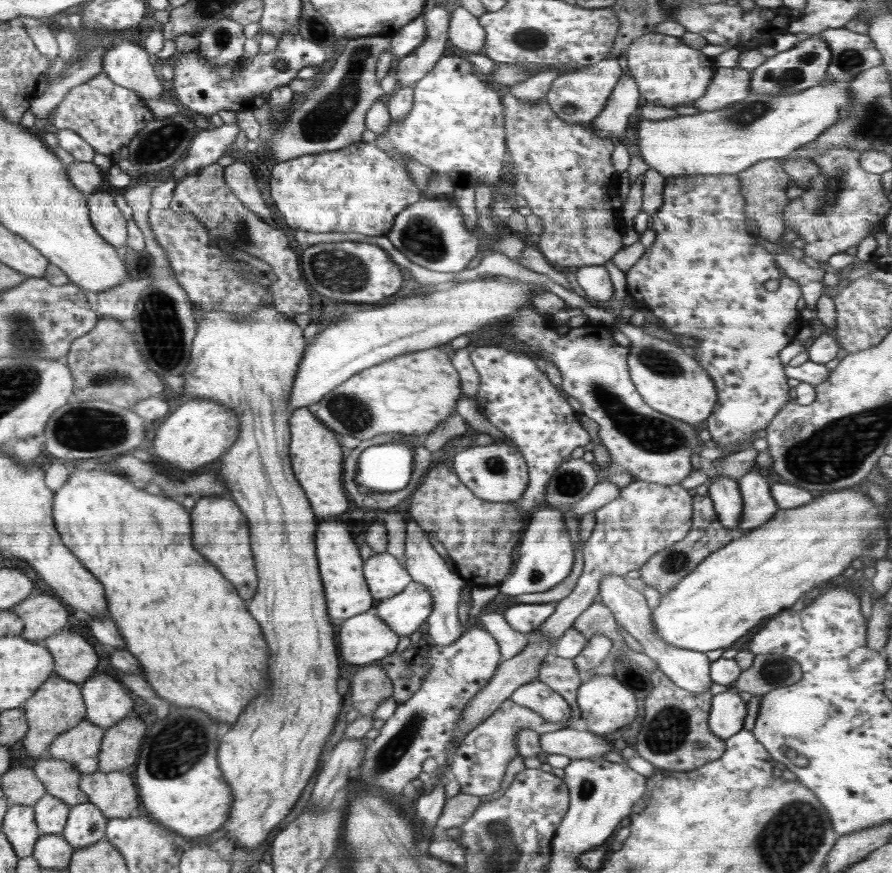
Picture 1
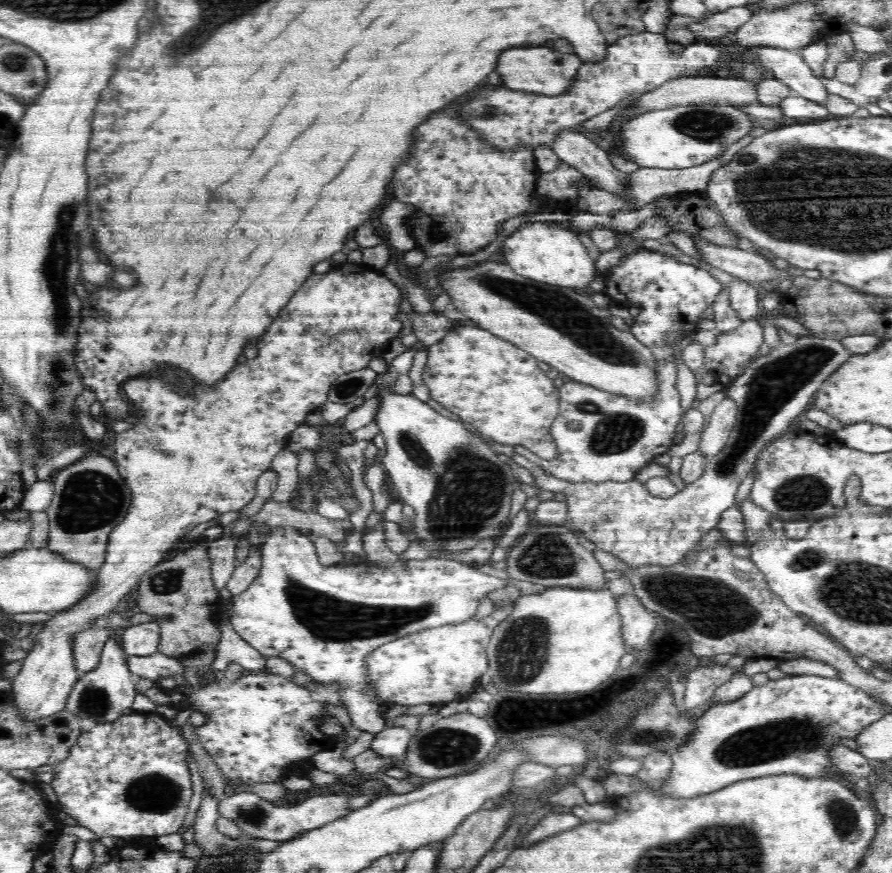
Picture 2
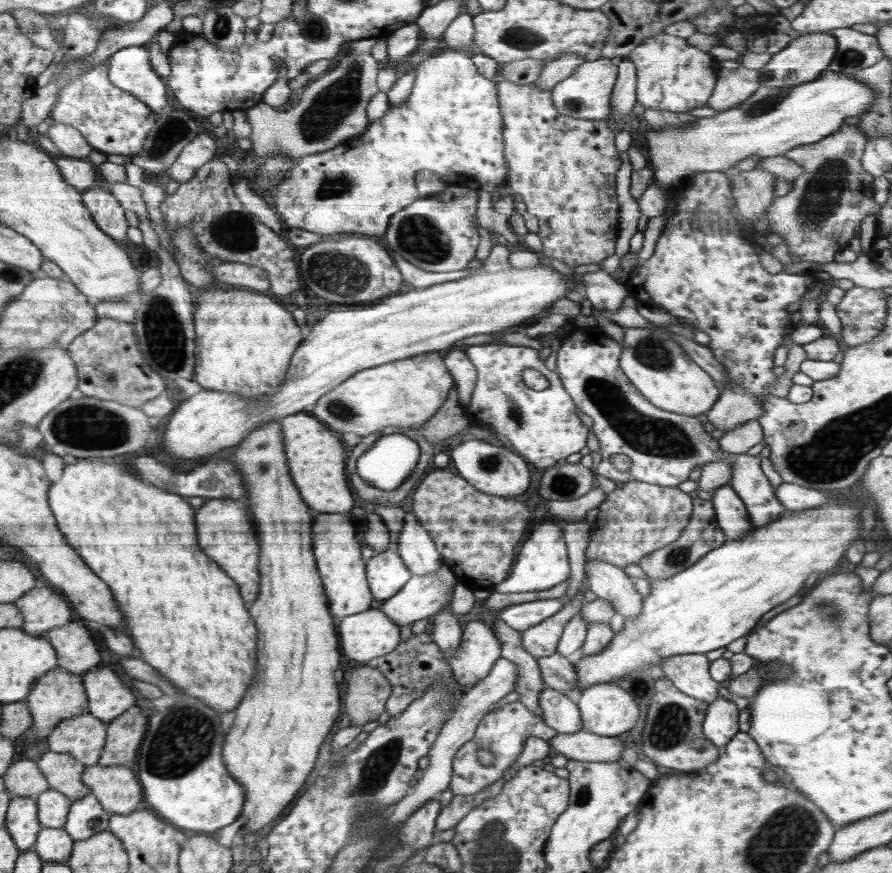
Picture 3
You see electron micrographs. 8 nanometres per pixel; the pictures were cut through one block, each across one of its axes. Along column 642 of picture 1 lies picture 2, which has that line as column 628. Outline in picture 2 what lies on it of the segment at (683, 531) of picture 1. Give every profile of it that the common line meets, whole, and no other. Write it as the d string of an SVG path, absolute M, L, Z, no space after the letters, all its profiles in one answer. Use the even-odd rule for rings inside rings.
M810 336L797 337L793 344L779 344L772 352L756 360L748 370L723 390L726 397L736 401L738 407L735 426L727 443L705 465L705 473L696 481L687 484L670 498L660 498L646 491L646 485L636 479L628 482L566 482L548 474L542 467L516 453L511 456L514 462L530 471L537 486L542 490L561 492L567 498L569 526L581 531L598 549L614 555L632 567L644 565L670 566L679 563L685 554L697 546L702 536L715 528L722 513L735 504L738 487L754 468L760 453L766 445L786 433L794 418L801 416L813 404L816 392L823 382L853 354L839 340Z

